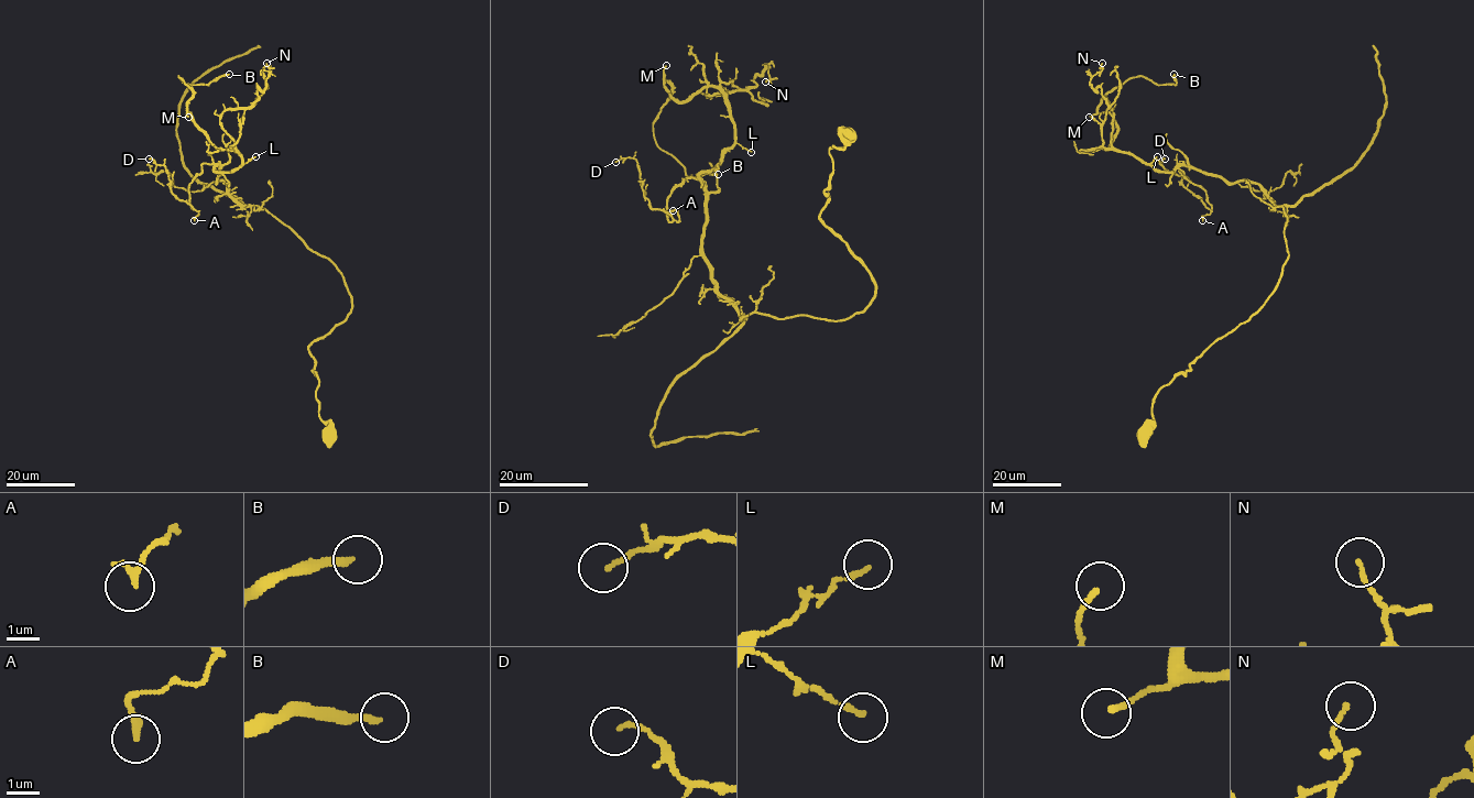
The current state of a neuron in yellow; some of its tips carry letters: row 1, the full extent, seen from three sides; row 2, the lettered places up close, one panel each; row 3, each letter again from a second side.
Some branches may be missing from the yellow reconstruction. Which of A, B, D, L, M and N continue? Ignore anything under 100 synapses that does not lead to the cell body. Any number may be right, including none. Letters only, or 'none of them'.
none of them

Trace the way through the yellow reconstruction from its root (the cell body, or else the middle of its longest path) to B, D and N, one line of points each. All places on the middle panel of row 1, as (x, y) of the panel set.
B: (848, 134), (839, 321), (717, 290), (734, 126), (664, 75), (656, 144), (718, 174)
D: (848, 134), (820, 219), (875, 295), (839, 321), (742, 316), (702, 184), (669, 221), (615, 162)
N: (848, 134), (820, 219), (874, 297), (742, 316), (699, 174), (734, 141), (720, 83), (765, 82)

